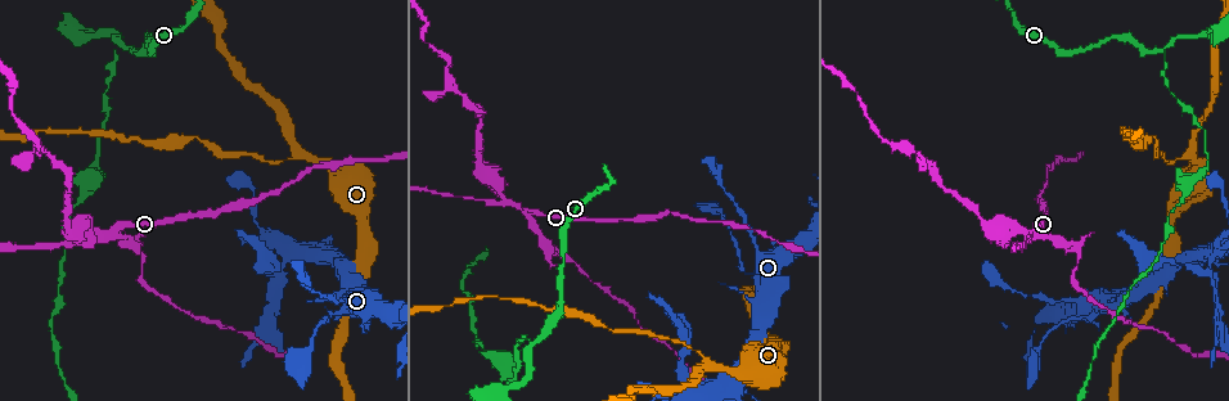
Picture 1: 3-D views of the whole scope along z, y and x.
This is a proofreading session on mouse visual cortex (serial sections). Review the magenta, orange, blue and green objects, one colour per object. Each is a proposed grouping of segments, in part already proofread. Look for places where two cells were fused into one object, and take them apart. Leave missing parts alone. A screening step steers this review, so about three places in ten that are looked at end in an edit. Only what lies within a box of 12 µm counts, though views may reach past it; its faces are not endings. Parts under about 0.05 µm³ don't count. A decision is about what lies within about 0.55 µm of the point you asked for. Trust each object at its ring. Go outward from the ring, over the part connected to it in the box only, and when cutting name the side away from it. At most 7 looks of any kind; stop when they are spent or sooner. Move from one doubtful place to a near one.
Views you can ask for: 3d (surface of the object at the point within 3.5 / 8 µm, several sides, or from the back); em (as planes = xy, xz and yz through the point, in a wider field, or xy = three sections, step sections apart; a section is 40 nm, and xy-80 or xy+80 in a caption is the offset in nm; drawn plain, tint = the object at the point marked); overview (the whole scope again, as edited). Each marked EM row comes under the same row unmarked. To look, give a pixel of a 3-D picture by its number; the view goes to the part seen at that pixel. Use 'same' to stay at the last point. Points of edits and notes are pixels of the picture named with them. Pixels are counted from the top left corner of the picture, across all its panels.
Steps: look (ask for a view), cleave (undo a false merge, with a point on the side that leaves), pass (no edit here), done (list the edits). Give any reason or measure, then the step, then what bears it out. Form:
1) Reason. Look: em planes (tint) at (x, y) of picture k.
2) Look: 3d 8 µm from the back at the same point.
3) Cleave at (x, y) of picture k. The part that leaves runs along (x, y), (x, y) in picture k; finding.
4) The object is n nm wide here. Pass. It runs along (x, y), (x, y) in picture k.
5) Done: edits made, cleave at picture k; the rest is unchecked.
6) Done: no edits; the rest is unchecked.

Narrows sharply. Look: 3d 3.5 µm at (277, 273) of picture 1.

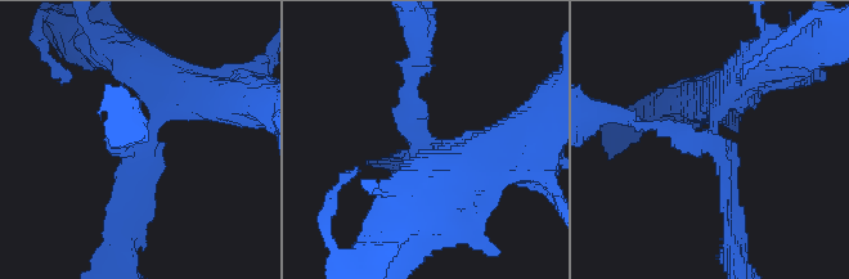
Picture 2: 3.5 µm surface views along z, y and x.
Shape alone is not enough. Look: em xy step 3 (tint) at (713, 143) of picture 2.

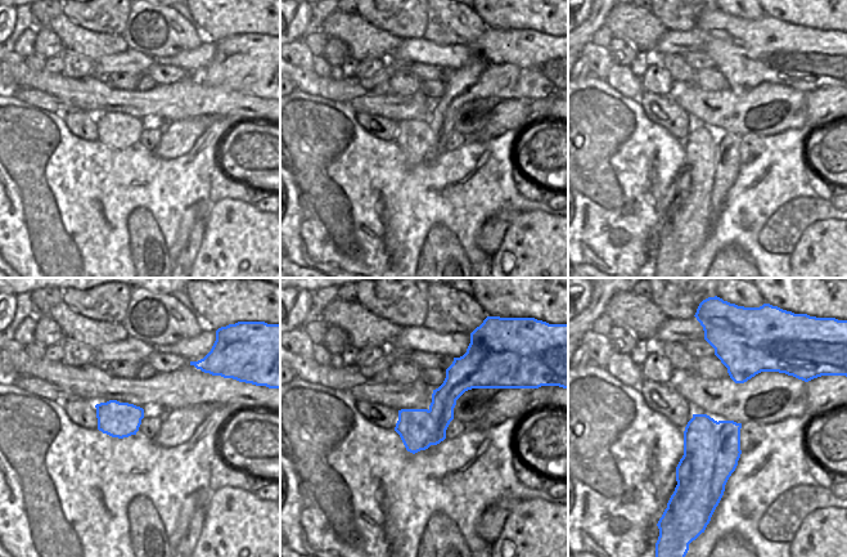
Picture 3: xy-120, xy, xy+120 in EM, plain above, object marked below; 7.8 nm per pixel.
Cleave at (684, 147) of picture 2. The part that leaves runs along (427, 142), (412, 131), (419, 36) in picture 2; two cells meet here.

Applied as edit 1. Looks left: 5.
Look: overview.

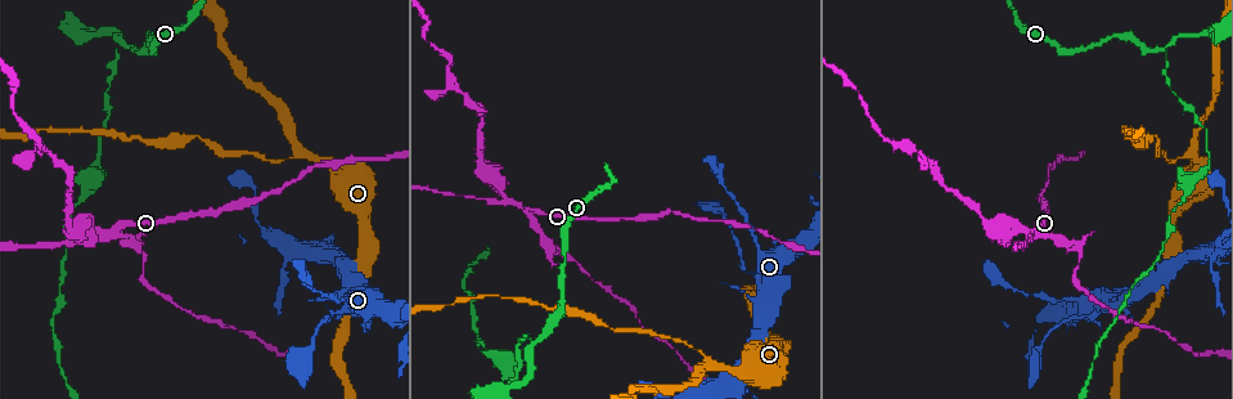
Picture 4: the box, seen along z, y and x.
Arms part here. Look: 3d 8 µm from the back at (305, 157) of picture 4.

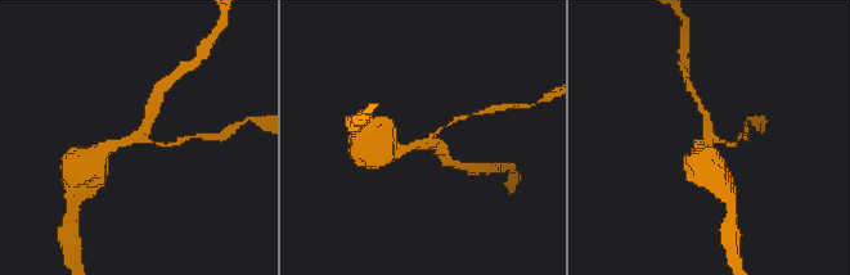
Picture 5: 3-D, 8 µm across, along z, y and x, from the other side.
Look: 3d 3.5 µm at (133, 140) of picture 5.

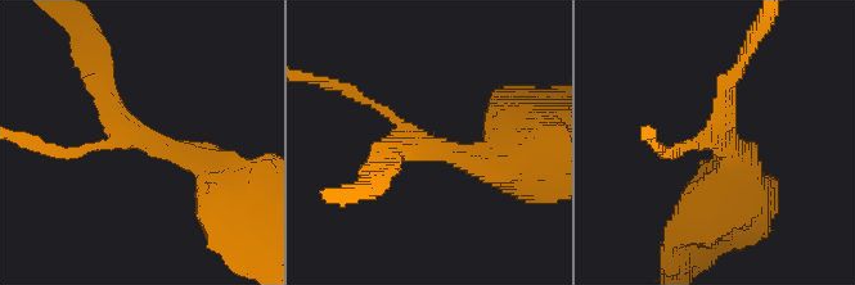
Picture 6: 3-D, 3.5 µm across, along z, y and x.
3 arms meet here; the arms are 150, 200, 350 nm wide. Pass. It runs along (212, 171), (142, 139), (90, 72) in picture 6; one cell here.

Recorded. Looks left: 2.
A fork. Look: 3d 8 µm at (98, 232) of picture 4.

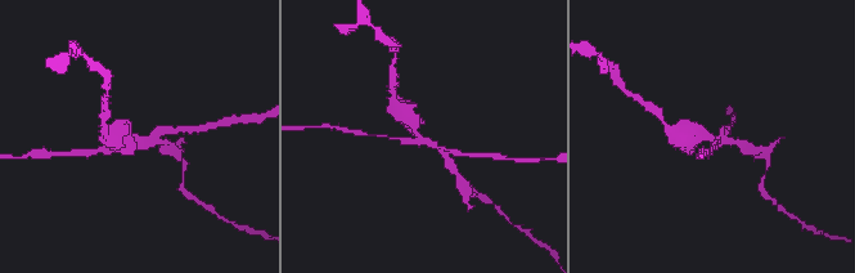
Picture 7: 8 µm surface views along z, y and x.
3 arms meet here; the arms are 150, 150, 300 nm wide; shape alone is not enough. Look: em xy step 2 (tint) at (138, 140) of picture 7.

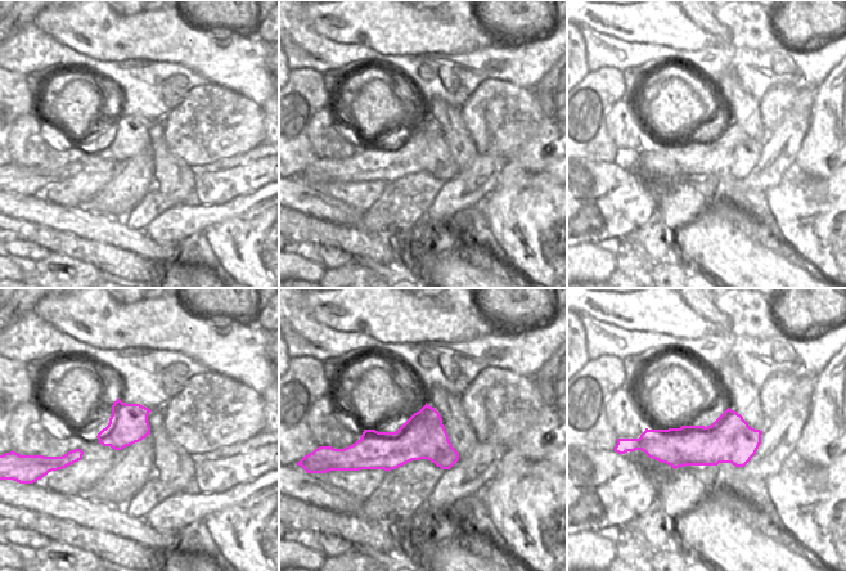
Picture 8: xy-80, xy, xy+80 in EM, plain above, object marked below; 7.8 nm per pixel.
The object is 360 nm wide here. Cleave at (414, 125) of picture 7. A second cell is stuck on.

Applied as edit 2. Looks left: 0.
Done: edits made, cleave at picture 2, cleave at picture 7; the rest is unchecked.

